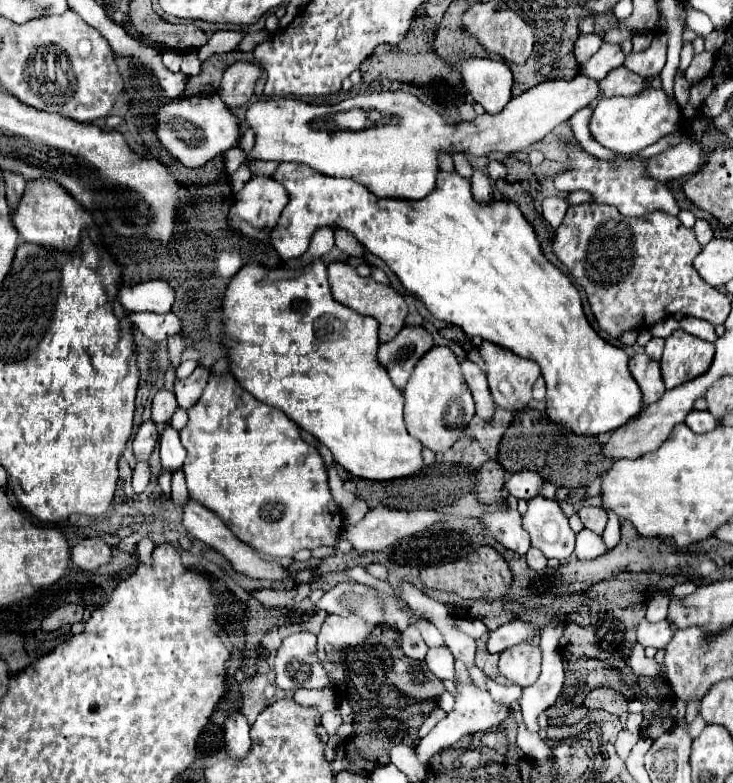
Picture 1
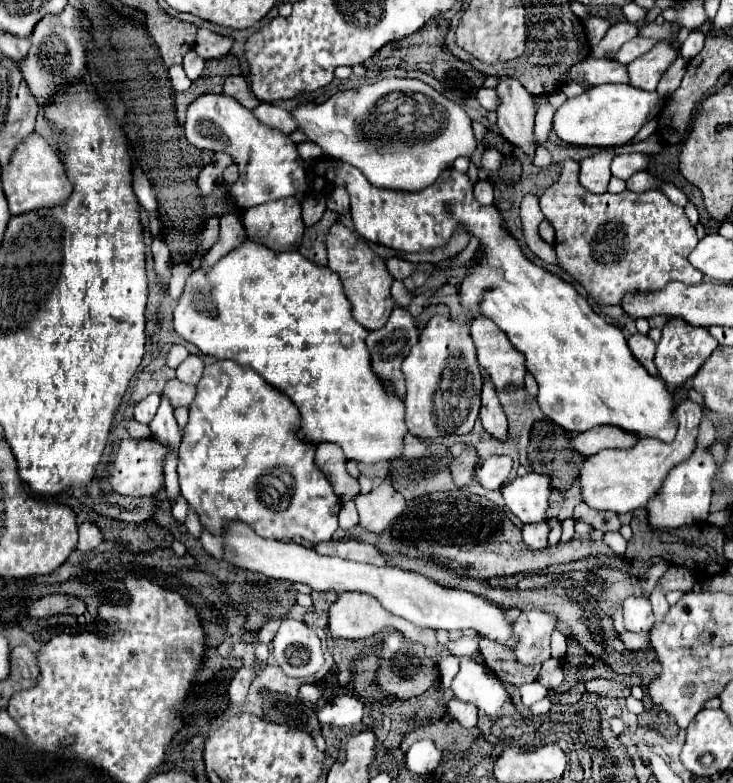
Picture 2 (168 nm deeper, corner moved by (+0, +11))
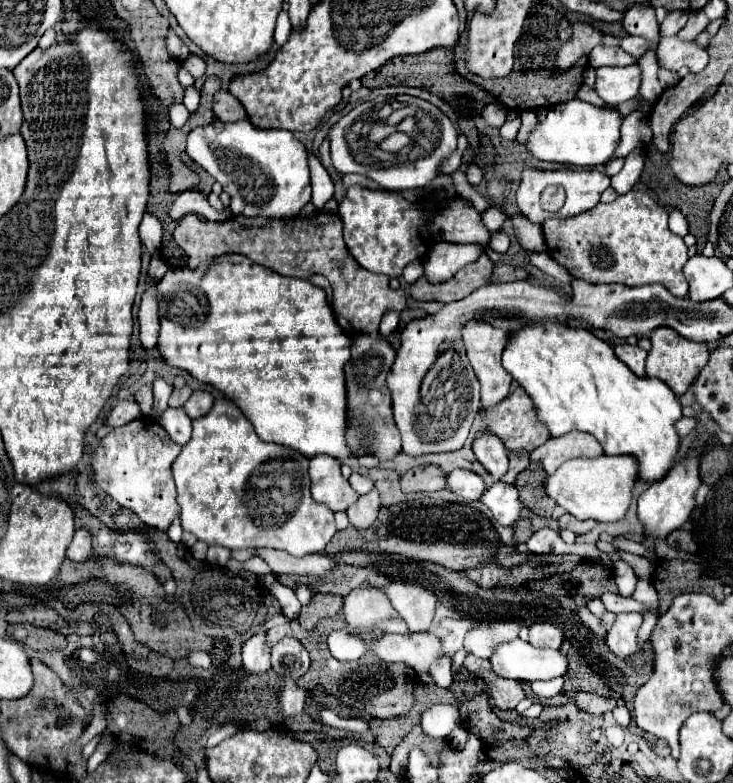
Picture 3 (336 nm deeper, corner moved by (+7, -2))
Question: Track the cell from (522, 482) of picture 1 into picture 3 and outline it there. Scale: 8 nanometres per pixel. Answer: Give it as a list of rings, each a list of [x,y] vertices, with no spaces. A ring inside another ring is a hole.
[[[455,469],[455,471],[449,473],[447,489],[455,491],[455,493],[461,495],[463,499],[477,501],[477,499],[481,499],[481,495],[485,493],[487,485],[485,485],[483,477],[477,475],[477,473],[467,471],[467,469]]]

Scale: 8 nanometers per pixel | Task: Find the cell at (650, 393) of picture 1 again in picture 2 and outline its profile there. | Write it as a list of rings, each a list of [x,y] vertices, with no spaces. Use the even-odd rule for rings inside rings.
[[[634,334],[628,338],[628,346],[632,350],[632,354],[636,356],[636,360],[640,360],[640,364],[652,374],[656,376],[656,366],[654,366],[654,350],[656,350],[656,344],[644,336],[644,334]]]

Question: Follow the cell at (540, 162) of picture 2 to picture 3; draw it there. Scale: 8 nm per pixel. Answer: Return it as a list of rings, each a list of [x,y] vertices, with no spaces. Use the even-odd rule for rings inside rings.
[[[629,191],[613,203],[597,203],[593,209],[567,219],[543,221],[547,255],[563,265],[575,279],[587,283],[621,283],[629,287],[661,283],[675,297],[685,297],[689,287],[683,275],[687,245],[667,227],[669,213],[645,191]]]

